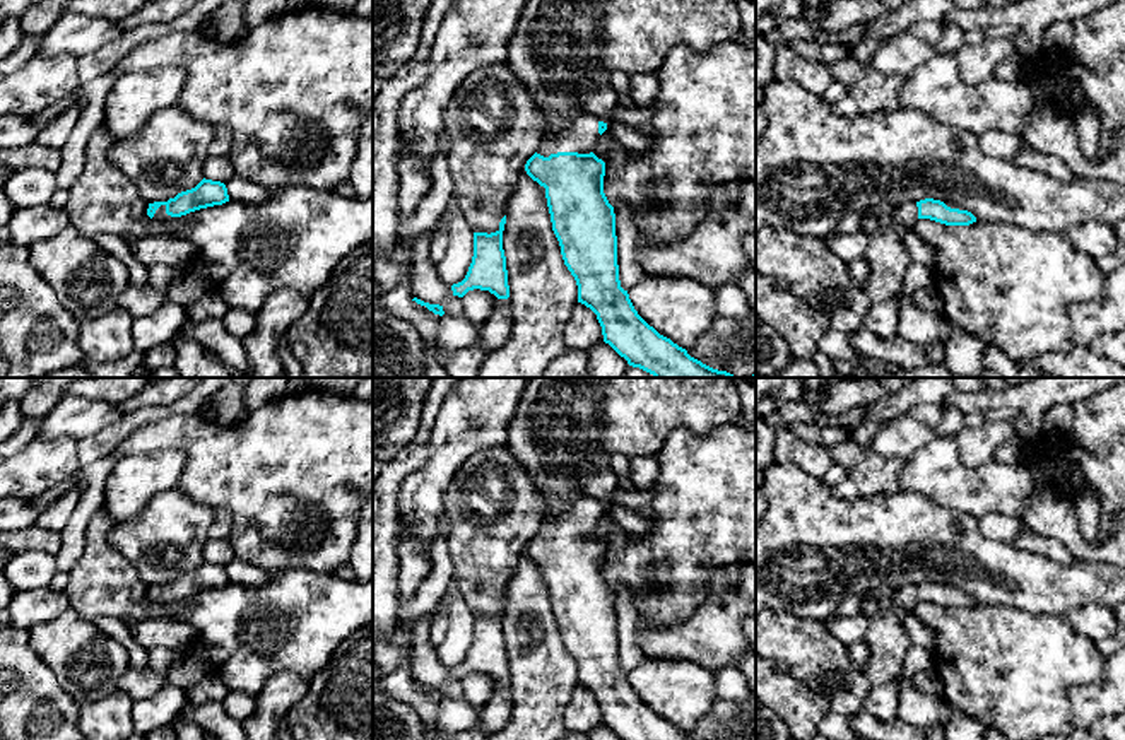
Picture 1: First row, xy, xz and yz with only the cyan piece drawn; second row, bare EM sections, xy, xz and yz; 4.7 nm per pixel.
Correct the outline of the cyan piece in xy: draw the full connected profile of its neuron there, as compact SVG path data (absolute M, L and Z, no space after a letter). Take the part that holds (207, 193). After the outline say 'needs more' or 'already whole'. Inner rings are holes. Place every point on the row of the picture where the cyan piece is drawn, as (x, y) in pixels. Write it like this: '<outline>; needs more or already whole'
M202 179L195 188L178 193L168 202L149 203L147 215L161 224L178 224L195 210L229 202L227 188L221 181Z; needs more

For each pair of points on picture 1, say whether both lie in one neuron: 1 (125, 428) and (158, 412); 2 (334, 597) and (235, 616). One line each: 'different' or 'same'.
1: same
2: same

